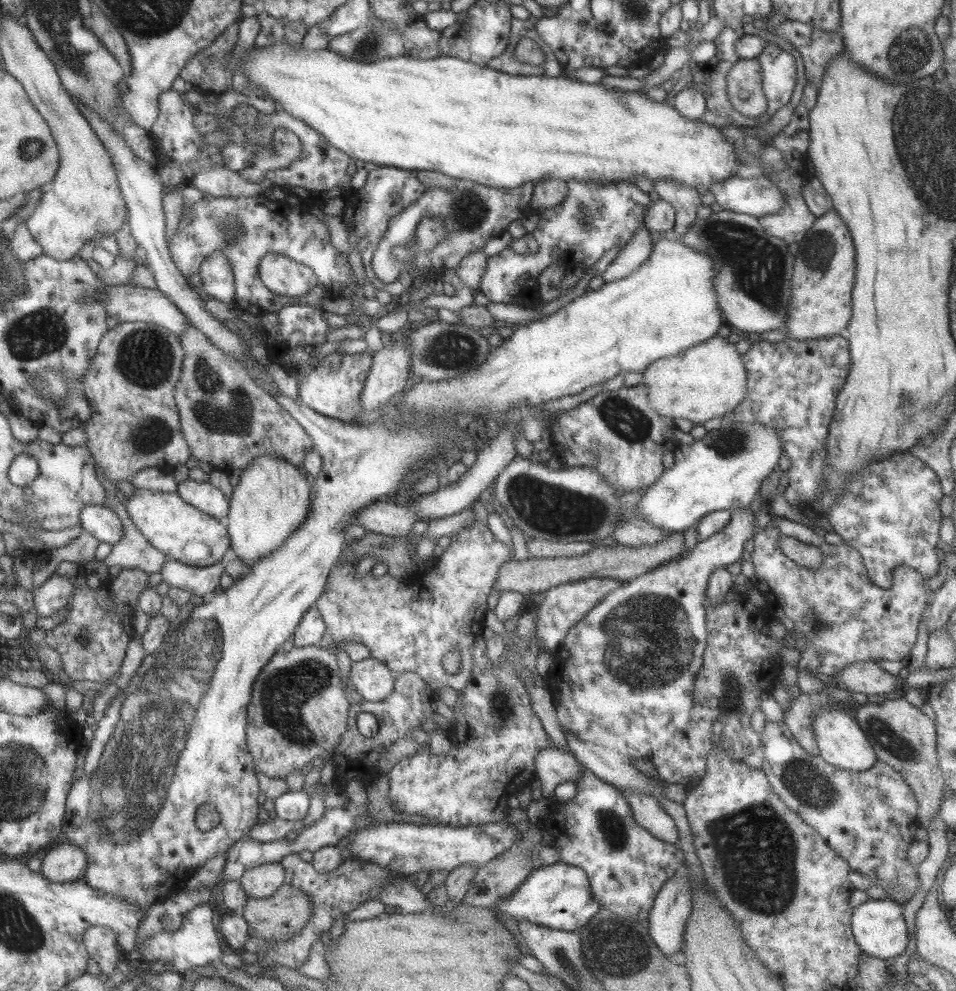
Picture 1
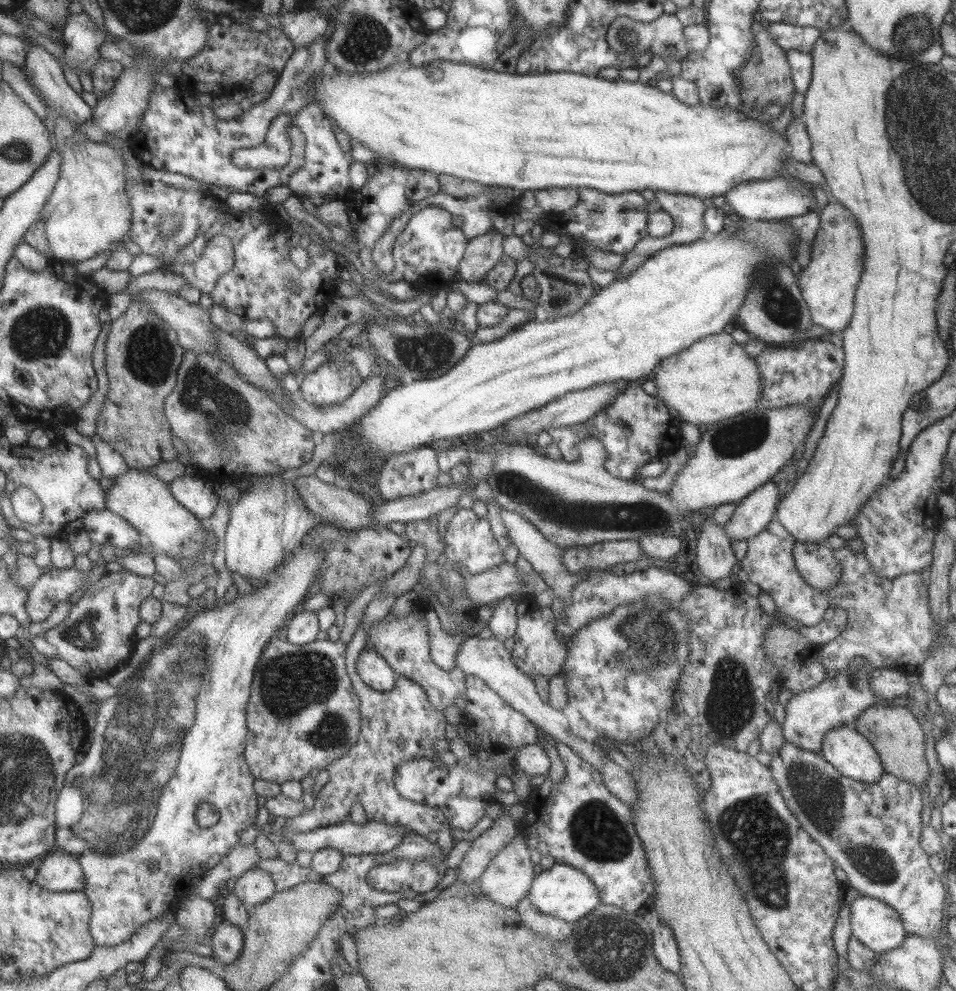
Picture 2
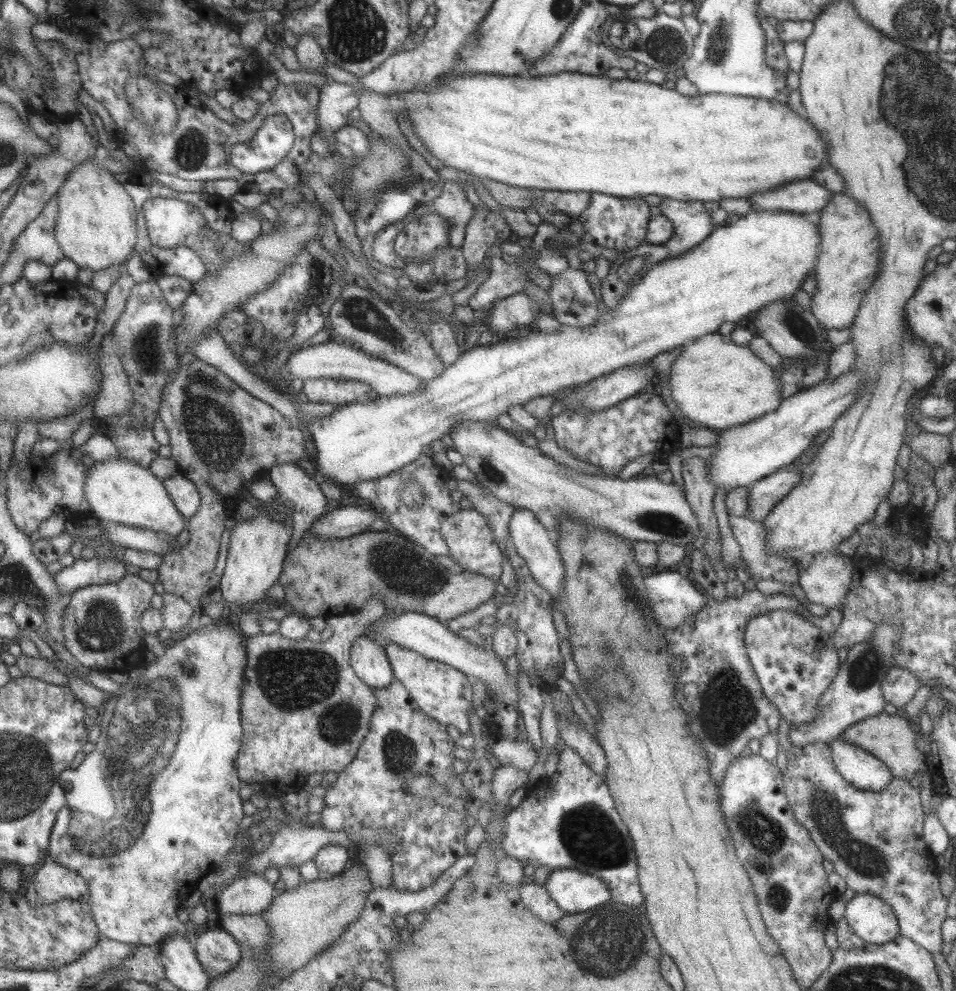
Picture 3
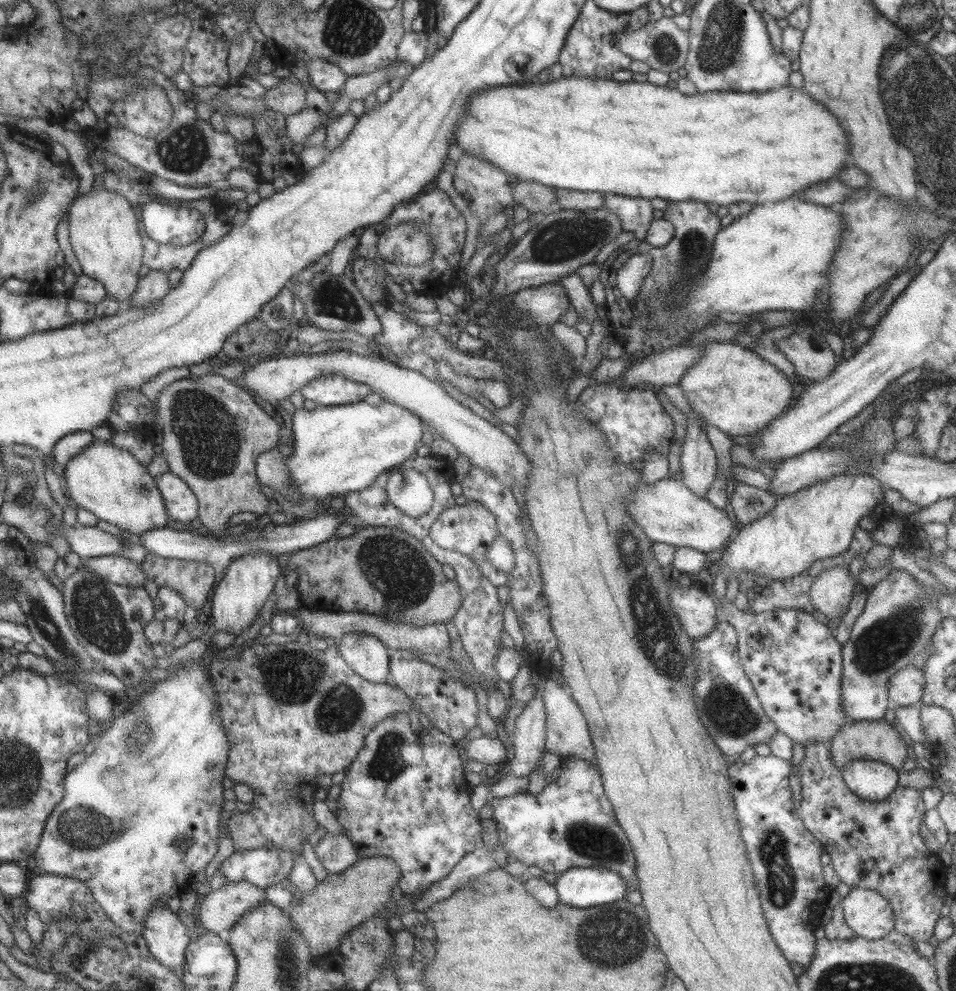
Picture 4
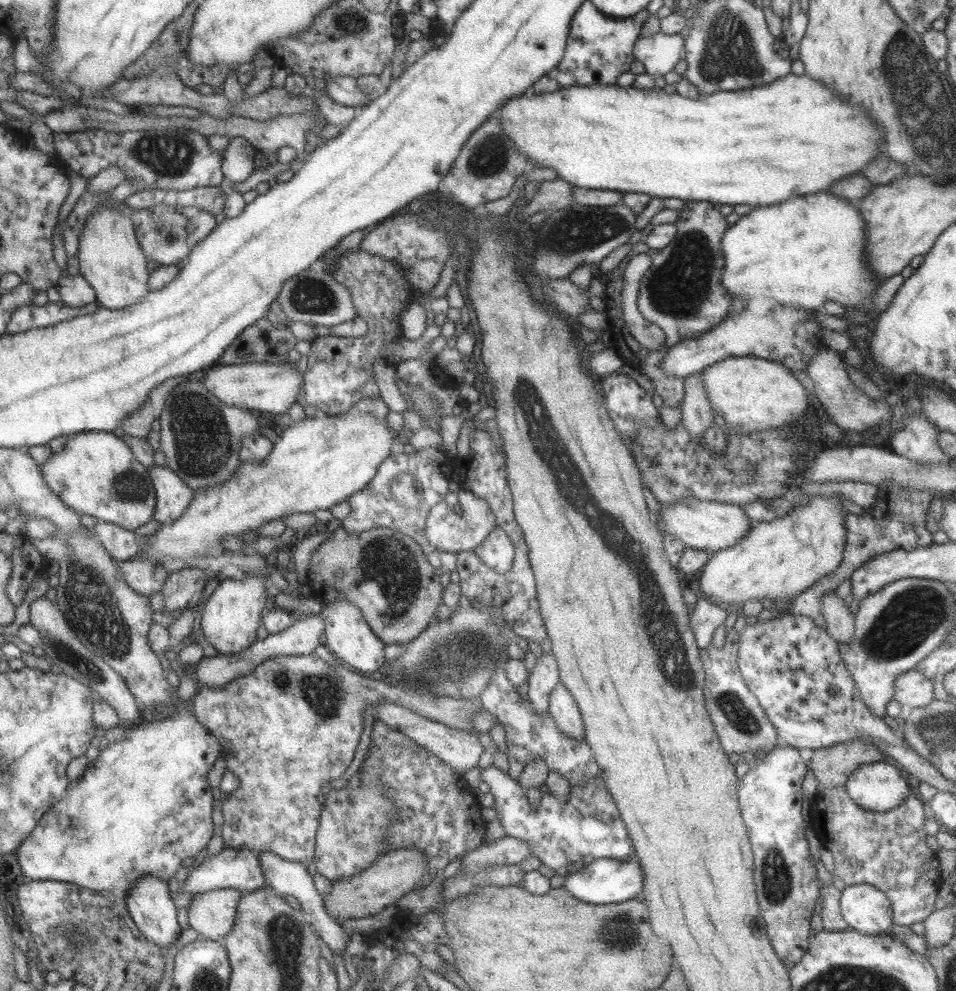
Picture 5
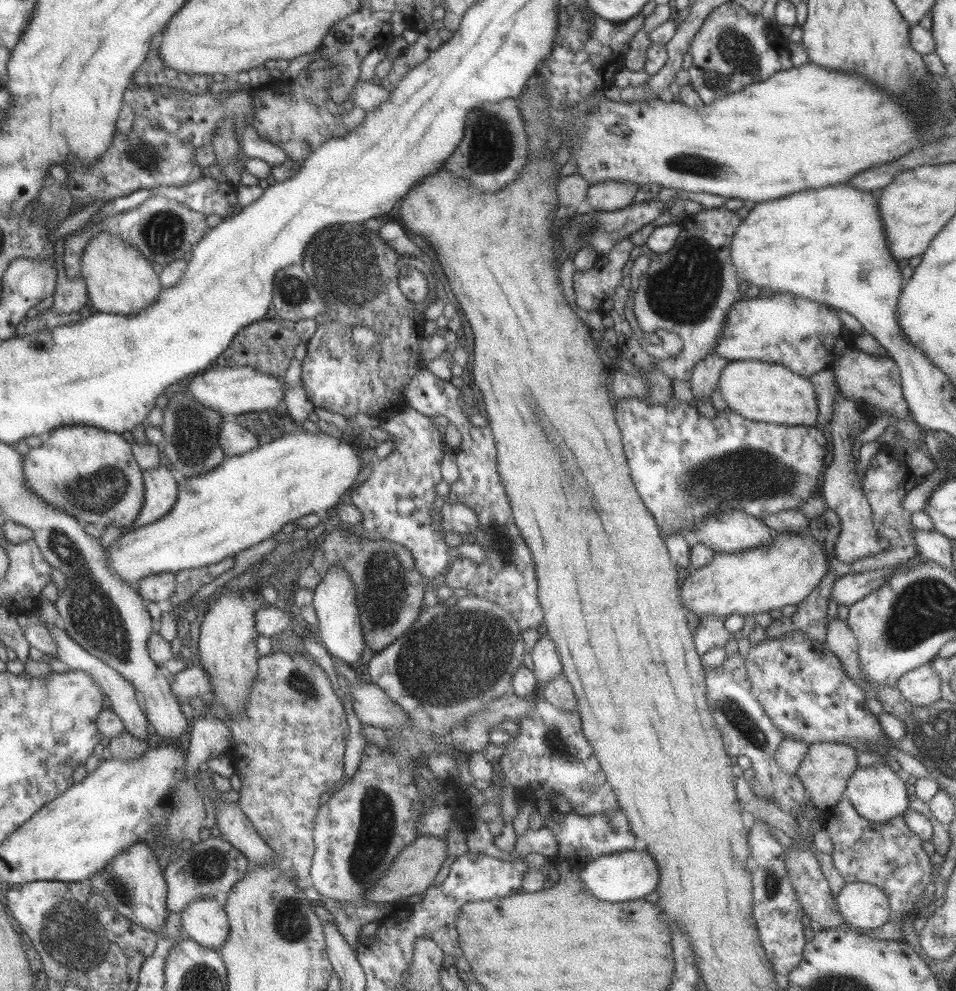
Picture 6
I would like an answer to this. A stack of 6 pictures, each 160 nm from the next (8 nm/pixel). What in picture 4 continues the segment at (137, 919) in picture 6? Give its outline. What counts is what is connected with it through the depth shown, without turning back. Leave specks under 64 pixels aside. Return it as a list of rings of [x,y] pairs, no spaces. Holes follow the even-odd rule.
[[[157,903],[144,916],[140,933],[153,960],[174,973],[183,974],[185,949],[191,940],[189,930],[179,922],[177,914],[173,914],[167,905]]]

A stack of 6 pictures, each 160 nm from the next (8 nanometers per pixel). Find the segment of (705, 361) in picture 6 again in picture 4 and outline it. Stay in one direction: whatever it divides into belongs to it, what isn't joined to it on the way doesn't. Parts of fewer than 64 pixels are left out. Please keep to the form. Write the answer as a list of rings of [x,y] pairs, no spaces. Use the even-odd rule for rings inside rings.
[[[693,408],[691,410],[694,412],[695,417],[686,418],[686,431],[680,448],[680,471],[678,479],[685,488],[697,495],[697,498],[705,498],[705,494],[707,494],[711,482],[713,482],[713,477],[715,477],[715,472],[717,472],[715,455],[703,429],[706,422],[704,416],[693,410]]]

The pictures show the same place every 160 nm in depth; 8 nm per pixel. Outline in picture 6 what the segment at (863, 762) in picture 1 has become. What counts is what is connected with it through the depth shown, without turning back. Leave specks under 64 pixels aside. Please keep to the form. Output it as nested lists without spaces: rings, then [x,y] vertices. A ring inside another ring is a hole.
[[[885,762],[871,767],[857,767],[847,779],[846,789],[843,792],[846,799],[852,804],[859,816],[871,822],[887,822],[899,816],[907,809],[907,792],[905,791],[904,777],[893,772]]]

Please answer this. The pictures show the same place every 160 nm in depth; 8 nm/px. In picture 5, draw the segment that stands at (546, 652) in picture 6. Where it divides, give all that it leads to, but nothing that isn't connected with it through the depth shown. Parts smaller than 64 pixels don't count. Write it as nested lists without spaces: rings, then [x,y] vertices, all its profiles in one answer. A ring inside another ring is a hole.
[[[541,653],[536,658],[527,679],[527,700],[536,713],[548,712],[548,698],[556,684],[560,683],[558,666],[552,654]]]

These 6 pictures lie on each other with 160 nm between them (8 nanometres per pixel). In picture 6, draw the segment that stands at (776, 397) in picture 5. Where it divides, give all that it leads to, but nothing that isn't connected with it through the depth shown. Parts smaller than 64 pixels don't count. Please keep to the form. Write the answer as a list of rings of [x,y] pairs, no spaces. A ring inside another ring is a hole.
[[[760,360],[728,361],[720,370],[717,388],[727,408],[754,421],[789,426],[814,426],[819,420],[817,397],[811,381],[779,363]]]

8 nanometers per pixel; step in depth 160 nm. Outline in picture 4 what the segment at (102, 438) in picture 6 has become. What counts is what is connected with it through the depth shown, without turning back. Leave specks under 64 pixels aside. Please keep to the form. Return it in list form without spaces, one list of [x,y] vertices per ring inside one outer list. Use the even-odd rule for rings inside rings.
[[[112,440],[92,442],[77,453],[65,465],[64,478],[67,483],[65,493],[77,506],[91,512],[97,519],[116,526],[118,530],[141,535],[155,528],[165,527],[169,520],[168,510],[165,509],[164,498],[157,489],[155,478],[148,474],[146,466],[129,449],[118,447]]]

